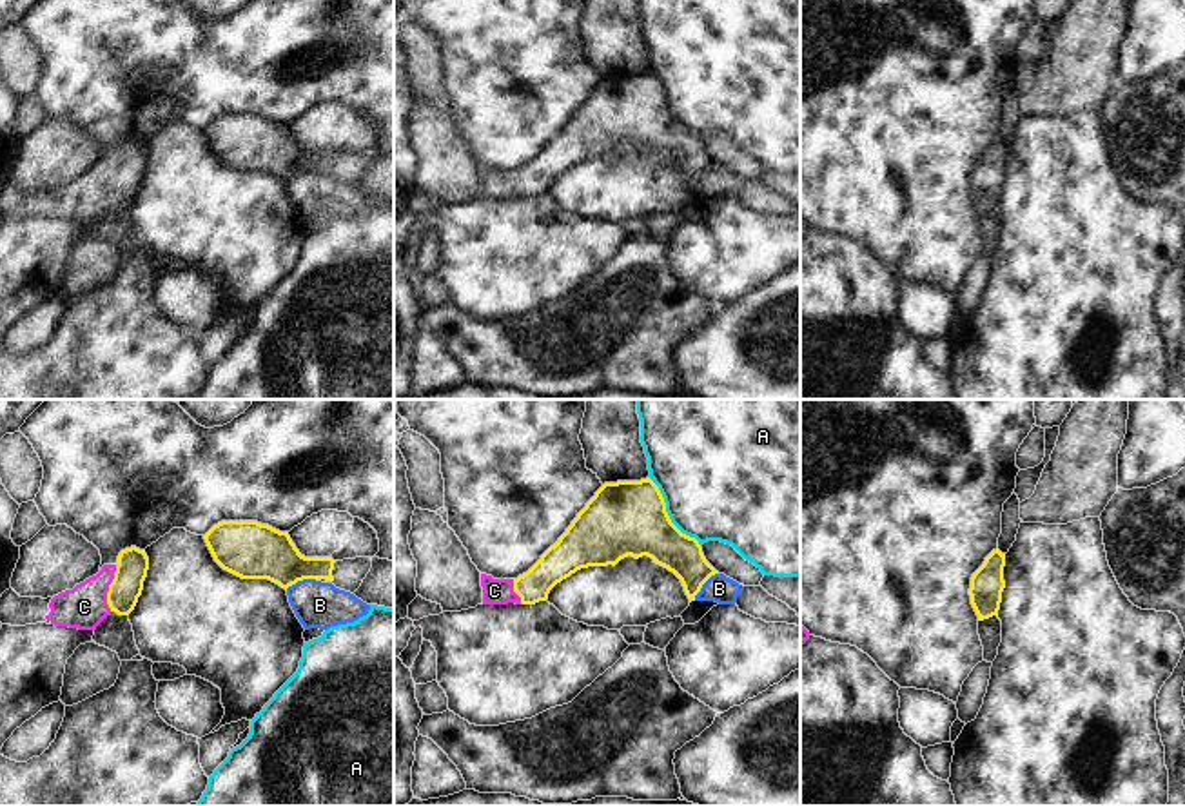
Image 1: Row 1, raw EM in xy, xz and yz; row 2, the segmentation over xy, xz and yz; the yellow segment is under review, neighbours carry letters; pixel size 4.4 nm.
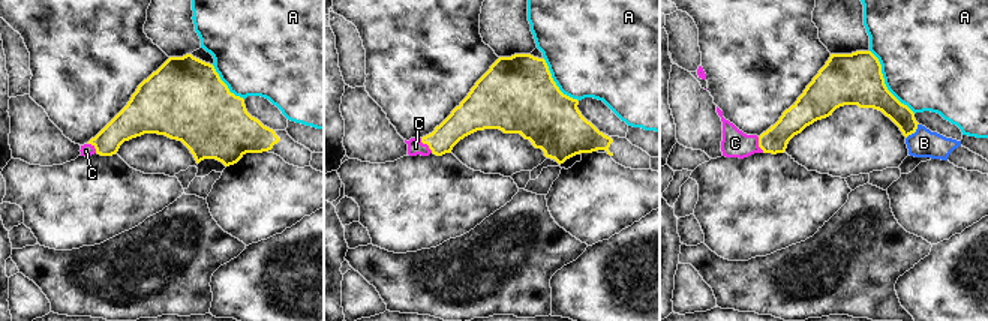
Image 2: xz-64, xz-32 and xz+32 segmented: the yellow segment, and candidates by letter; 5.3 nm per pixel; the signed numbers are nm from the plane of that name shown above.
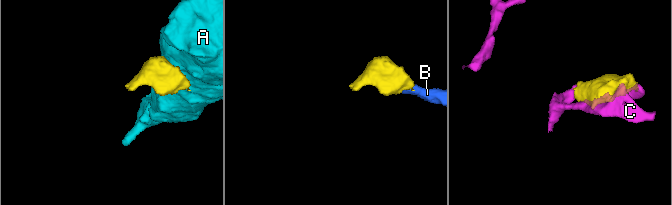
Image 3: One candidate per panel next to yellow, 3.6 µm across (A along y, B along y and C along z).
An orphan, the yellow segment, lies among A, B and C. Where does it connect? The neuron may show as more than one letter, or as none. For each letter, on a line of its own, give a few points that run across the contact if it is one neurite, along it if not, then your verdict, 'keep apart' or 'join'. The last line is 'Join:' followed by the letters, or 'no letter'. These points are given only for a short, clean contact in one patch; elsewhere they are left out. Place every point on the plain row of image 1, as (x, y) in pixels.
A: keep apart
B: line xy (318, 173), (298, 173), (285, 182); keep apart
C: line xy (133, 157), (109, 182), (84, 200); join
Join: C

